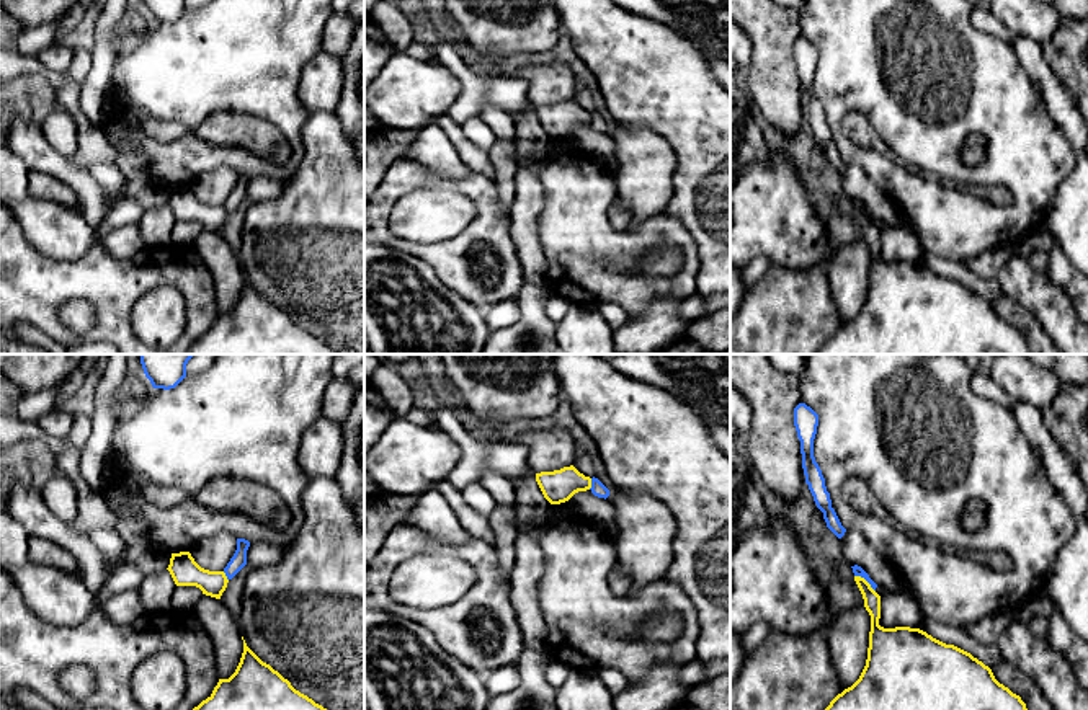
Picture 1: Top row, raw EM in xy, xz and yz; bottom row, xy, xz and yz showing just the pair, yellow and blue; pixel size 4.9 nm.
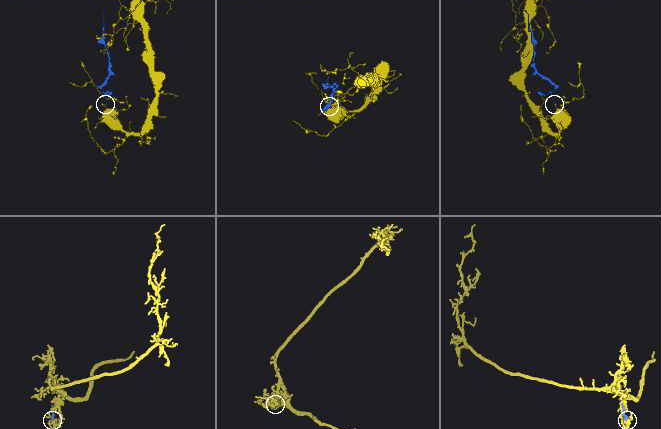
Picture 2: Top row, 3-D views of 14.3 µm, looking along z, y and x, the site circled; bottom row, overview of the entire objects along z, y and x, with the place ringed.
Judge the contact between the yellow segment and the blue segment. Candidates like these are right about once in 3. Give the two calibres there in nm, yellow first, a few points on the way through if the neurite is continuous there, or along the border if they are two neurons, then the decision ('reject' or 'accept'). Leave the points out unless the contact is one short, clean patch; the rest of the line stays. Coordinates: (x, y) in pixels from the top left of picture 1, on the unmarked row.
80 nm thick on the yellow side, 50 nm on the other; border along yz (855, 209), (860, 209), (874, 226); reject

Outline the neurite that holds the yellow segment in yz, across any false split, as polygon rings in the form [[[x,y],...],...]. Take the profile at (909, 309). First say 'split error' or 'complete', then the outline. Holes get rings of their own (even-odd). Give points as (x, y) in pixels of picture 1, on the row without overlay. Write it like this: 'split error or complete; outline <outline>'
complete; outline [[[854,211],[854,215],[871,250],[866,300],[859,313],[838,328],[817,354],[1029,354],[1029,346],[1021,331],[1000,318],[992,304],[970,287],[946,279],[920,263],[881,261],[881,230],[864,212]]]

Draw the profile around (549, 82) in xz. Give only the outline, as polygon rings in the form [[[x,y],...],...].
[[[539,59],[518,69],[502,65],[498,75],[526,80],[528,101],[534,108],[570,101],[578,87],[573,70],[567,64],[552,59]]]

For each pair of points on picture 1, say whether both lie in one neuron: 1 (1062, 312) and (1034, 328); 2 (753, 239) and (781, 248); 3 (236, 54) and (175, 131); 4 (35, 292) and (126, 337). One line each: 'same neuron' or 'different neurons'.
1: different neurons
2: same neuron
3: different neurons
4: same neuron

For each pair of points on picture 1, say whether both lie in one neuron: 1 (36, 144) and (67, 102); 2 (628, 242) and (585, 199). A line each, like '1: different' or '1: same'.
1: different
2: same

